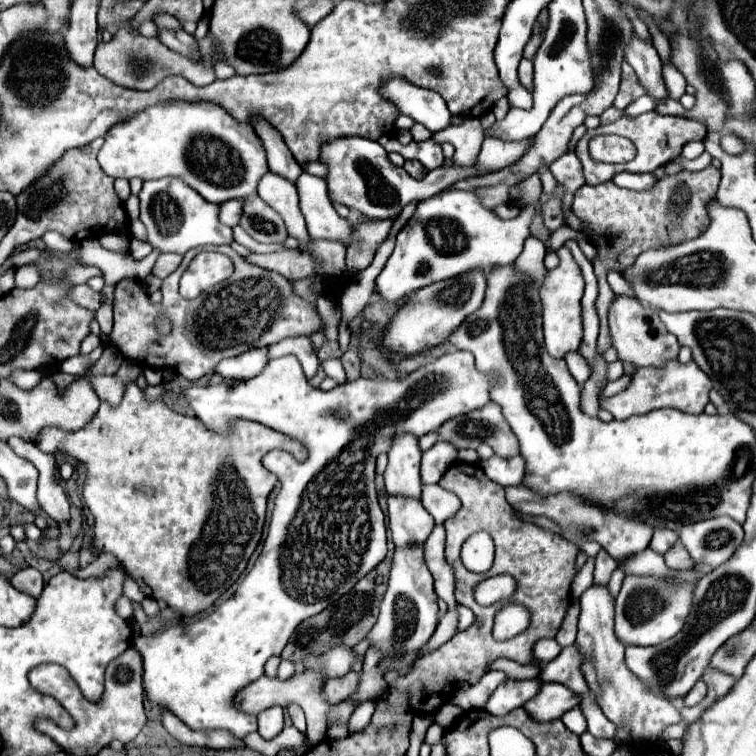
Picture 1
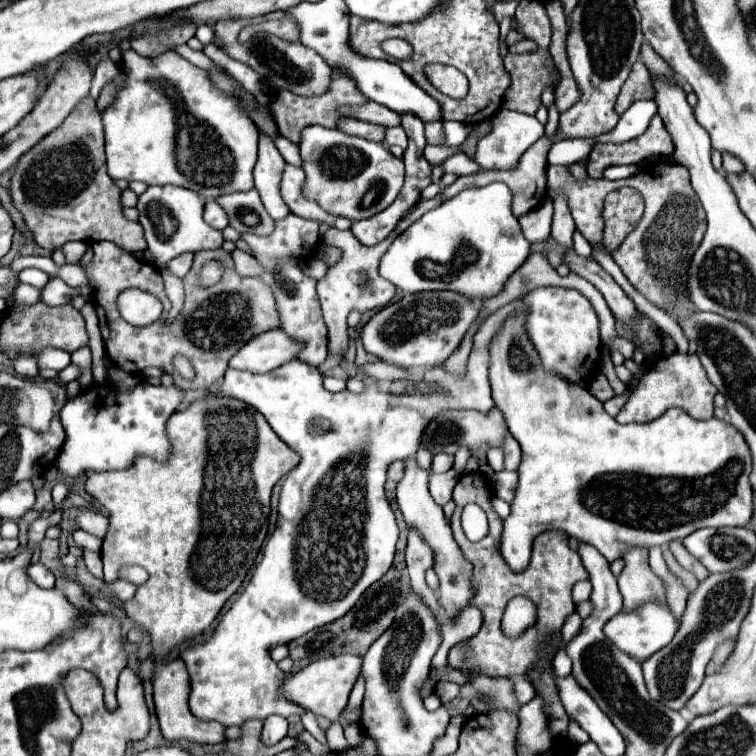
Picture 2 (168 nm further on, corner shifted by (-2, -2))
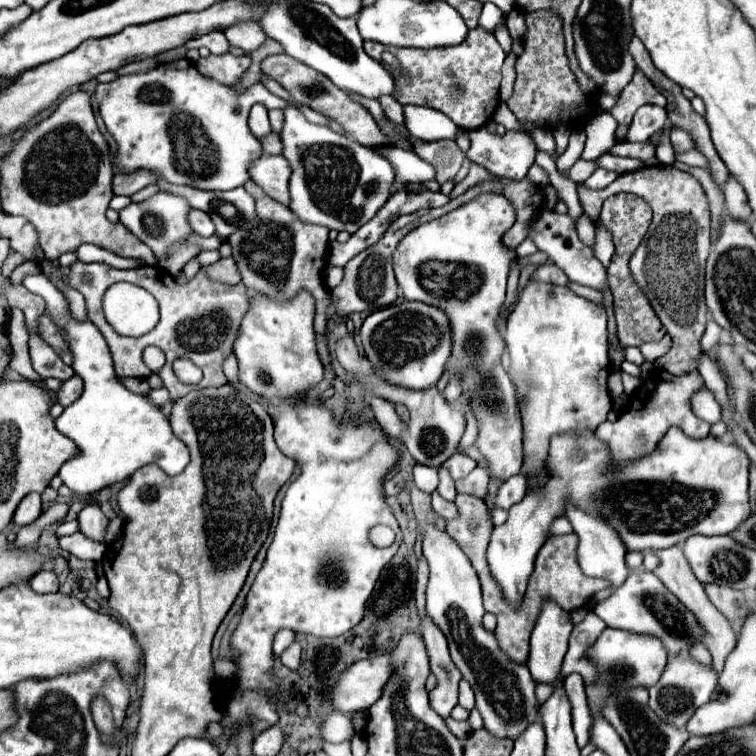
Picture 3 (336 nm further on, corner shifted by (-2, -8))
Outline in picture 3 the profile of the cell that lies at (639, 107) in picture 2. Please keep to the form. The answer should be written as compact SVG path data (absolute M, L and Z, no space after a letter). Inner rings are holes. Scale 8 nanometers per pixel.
M643 105L643 107L637 109L637 113L635 113L635 117L633 117L631 125L629 125L627 141L629 143L643 143L653 133L663 129L665 125L667 125L667 111L663 107Z

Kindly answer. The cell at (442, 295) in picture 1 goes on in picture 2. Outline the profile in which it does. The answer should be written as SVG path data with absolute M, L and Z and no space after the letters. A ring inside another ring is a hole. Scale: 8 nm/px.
M423 291L405 295L401 301L383 307L361 329L365 351L379 355L381 361L403 369L429 369L443 361L459 347L465 331L477 319L479 309L473 301L447 291Z

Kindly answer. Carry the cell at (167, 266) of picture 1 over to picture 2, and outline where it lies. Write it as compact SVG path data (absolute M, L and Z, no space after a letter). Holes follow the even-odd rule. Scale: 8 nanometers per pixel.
M183 253L183 255L171 259L171 261L167 263L167 267L161 267L161 271L163 271L163 269L169 269L173 275L185 277L187 271L191 269L191 263L193 263L193 253Z

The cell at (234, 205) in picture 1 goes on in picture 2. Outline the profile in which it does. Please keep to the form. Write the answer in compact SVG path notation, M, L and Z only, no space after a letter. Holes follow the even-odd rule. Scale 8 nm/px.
M207 201L207 203L205 203L203 219L205 219L213 229L225 229L225 227L229 225L227 215L223 213L223 209L219 209L219 205L215 205L215 201Z

